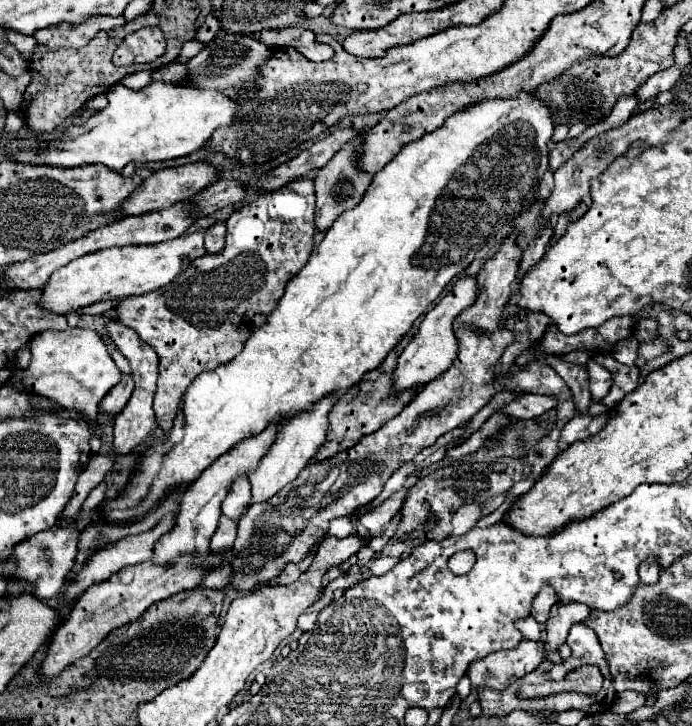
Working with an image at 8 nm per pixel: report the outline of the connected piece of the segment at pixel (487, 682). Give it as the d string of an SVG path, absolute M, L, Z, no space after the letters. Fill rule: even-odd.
M523 638L513 650L499 650L477 660L467 676L473 686L487 686L493 690L505 690L515 680L533 672L545 660L545 648L541 642Z

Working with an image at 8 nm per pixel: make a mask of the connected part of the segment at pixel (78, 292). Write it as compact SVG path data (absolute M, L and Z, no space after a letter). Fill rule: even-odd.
M203 232L181 236L169 242L159 242L153 246L123 246L107 248L87 256L81 256L67 266L55 270L41 290L41 308L53 314L73 314L81 308L113 298L139 296L167 286L177 274L181 274L195 258L205 254Z

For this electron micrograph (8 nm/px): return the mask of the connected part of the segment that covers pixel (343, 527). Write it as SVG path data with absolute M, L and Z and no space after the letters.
M335 518L331 522L329 528L329 536L337 536L337 538L345 538L347 534L351 534L355 530L355 522L349 518Z

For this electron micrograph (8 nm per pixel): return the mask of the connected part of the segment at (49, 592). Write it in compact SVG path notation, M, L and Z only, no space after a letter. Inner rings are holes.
M71 522L67 526L55 524L51 530L39 532L35 536L19 542L13 548L13 556L17 558L15 578L21 582L31 582L35 586L35 596L39 596L39 598L55 598L63 590L65 578L75 564L77 542L79 542L79 530L77 530L75 522Z

